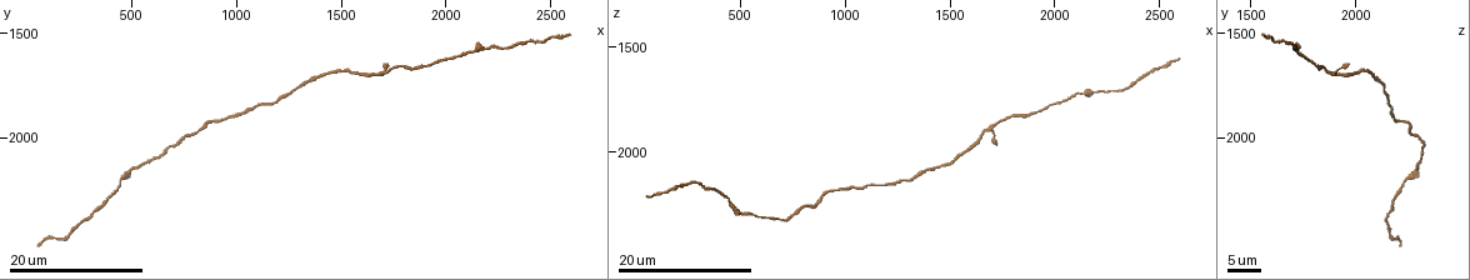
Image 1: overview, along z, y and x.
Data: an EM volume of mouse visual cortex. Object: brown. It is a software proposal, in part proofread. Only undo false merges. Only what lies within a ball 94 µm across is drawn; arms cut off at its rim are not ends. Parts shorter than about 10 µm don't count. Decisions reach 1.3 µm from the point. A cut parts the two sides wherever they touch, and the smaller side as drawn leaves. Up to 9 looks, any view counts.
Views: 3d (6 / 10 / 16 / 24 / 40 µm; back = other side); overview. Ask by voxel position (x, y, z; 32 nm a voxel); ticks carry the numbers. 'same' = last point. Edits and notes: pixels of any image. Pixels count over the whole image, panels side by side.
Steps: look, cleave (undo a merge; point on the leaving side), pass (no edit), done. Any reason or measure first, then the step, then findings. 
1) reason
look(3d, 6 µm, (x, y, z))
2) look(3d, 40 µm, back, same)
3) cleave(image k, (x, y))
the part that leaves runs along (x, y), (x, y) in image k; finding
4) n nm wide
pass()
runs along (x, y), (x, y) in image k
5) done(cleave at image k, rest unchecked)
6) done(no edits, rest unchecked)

a narrow waist
look(3d, 24 µm, (2120, 1580, 1710))

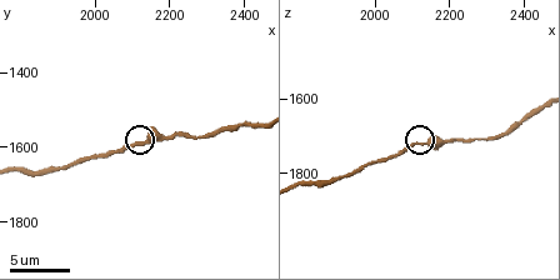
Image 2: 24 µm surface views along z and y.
look(3d, 10 µm, (2120, 1590, 1720))

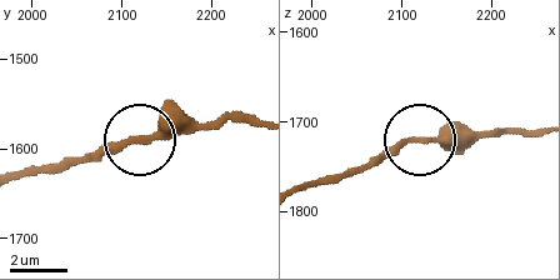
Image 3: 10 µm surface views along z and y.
240 nm wide
pass()
runs along (23, 174), (51, 174), (138, 138), (214, 130) in image 3; one neuron here

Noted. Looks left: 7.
a narrow waist
look(3d, 24 µm, (1460, 1680, 2070))

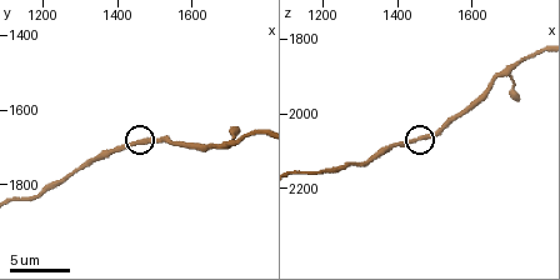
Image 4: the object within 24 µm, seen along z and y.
look(3d, 10 µm, (1460, 1680, 2070))

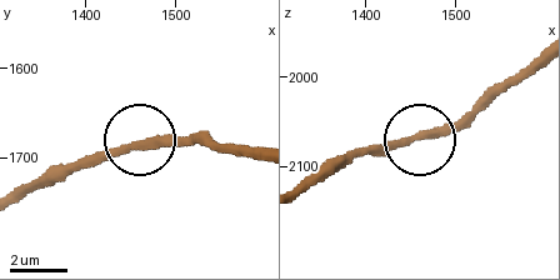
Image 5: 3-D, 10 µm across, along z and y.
pass()
runs along (26, 195), (99, 158), (149, 143), (204, 143) in image 5; continuous, no second neuron

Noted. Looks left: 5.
small branch off a trunk
look(3d, 10 µm, (1710, 1680, 1870))

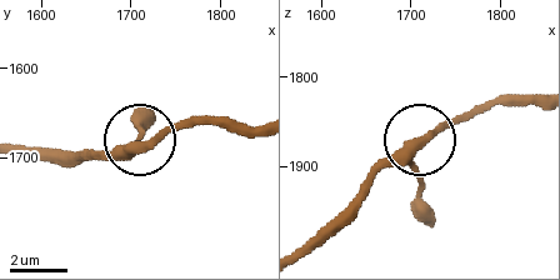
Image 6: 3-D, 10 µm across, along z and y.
3 arms
pass()
continuous, no second neuron

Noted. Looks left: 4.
thick turns thin
look(3d, 24 µm, (470, 2200, 2240))

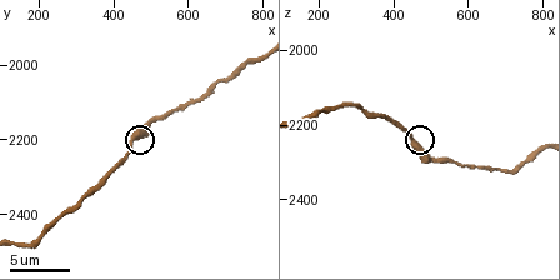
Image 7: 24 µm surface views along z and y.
look(3d, 10 µm, (450, 2190, 2260))

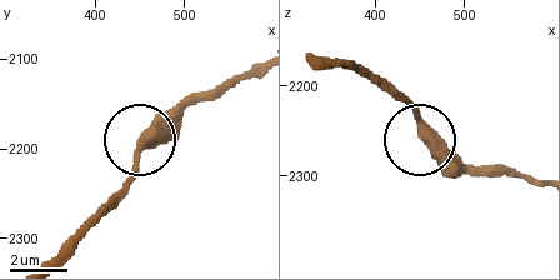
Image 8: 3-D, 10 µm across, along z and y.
pass()
runs along (258, 64), (179, 101), (150, 130), (134, 174), (110, 200) in image 8; one neuron here

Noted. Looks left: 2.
done(no edits, rest unchecked)

